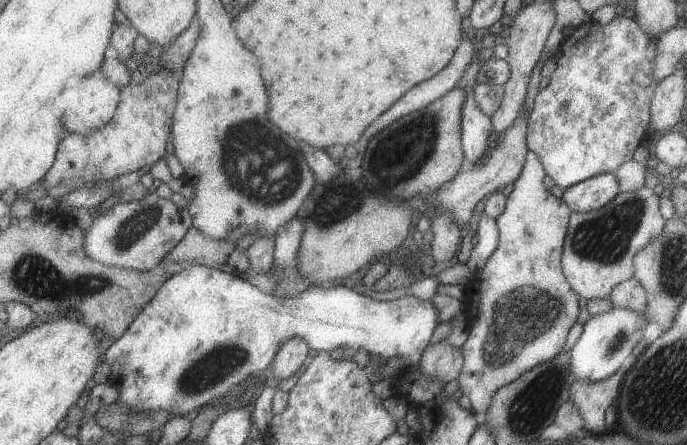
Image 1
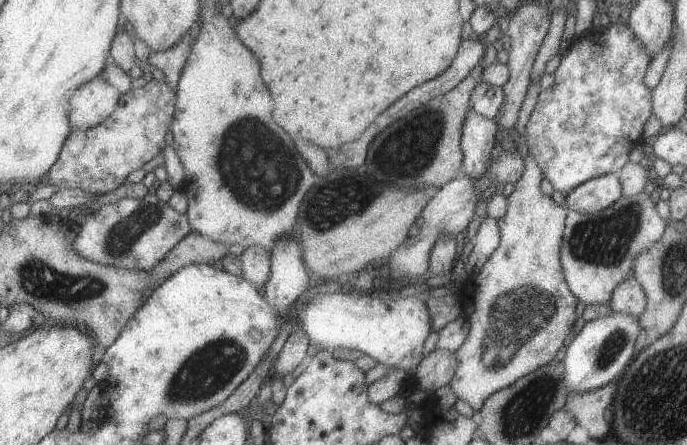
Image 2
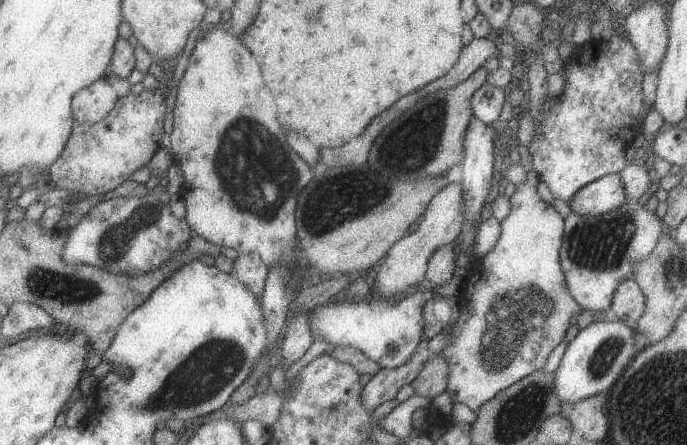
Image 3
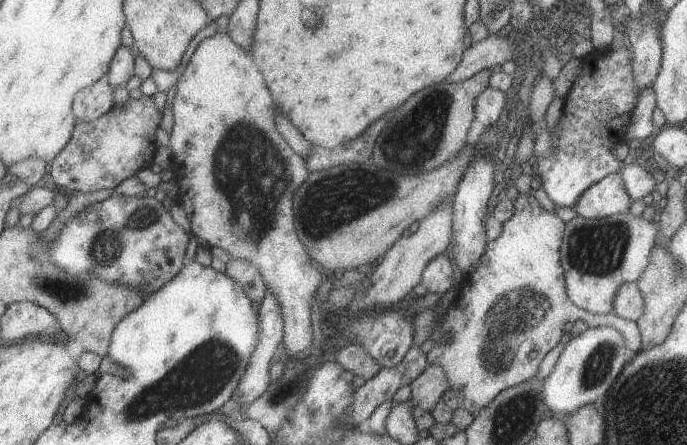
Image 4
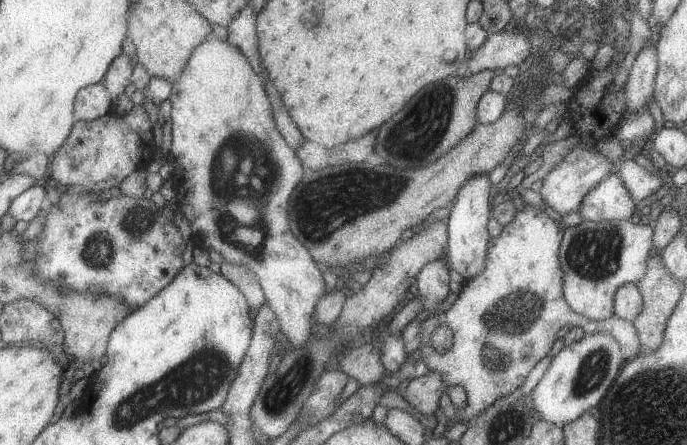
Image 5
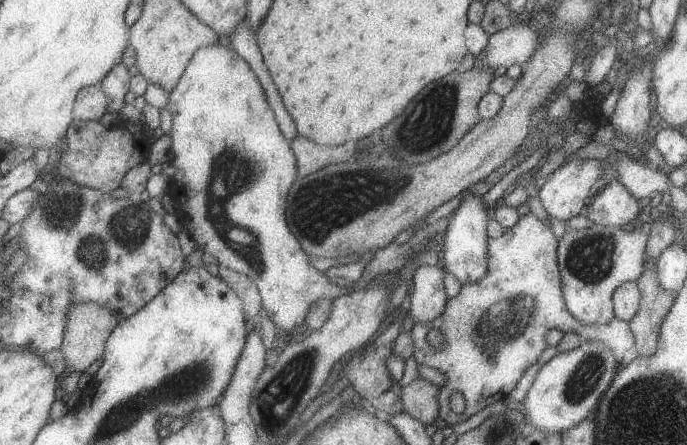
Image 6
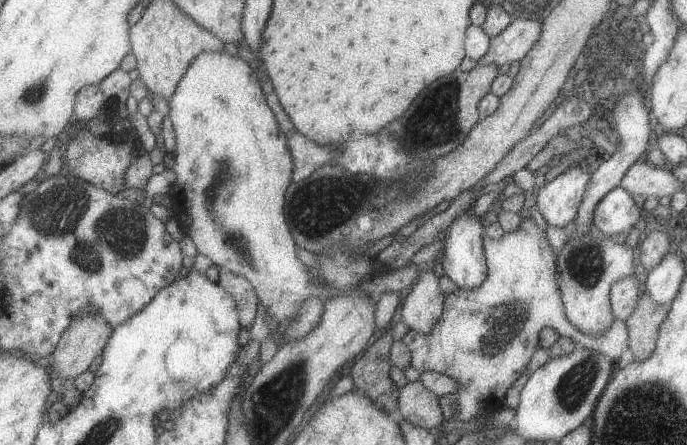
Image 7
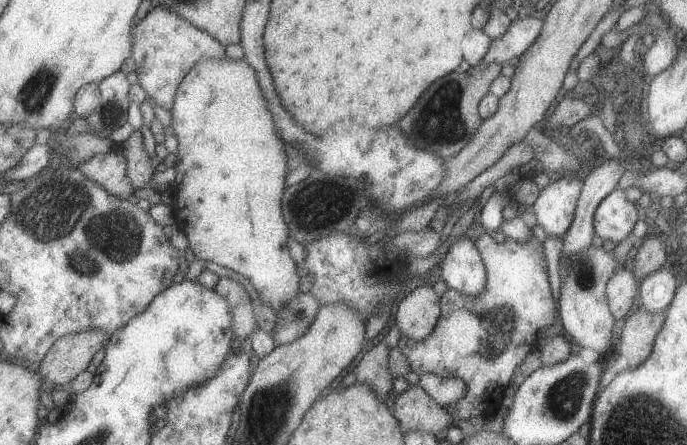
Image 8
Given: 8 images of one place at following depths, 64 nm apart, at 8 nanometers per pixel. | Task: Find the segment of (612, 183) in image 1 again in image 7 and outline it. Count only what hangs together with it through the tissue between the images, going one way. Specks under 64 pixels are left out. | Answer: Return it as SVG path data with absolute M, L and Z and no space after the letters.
M620 184L599 200L592 220L606 236L626 237L630 228L639 222L641 212L632 194Z

